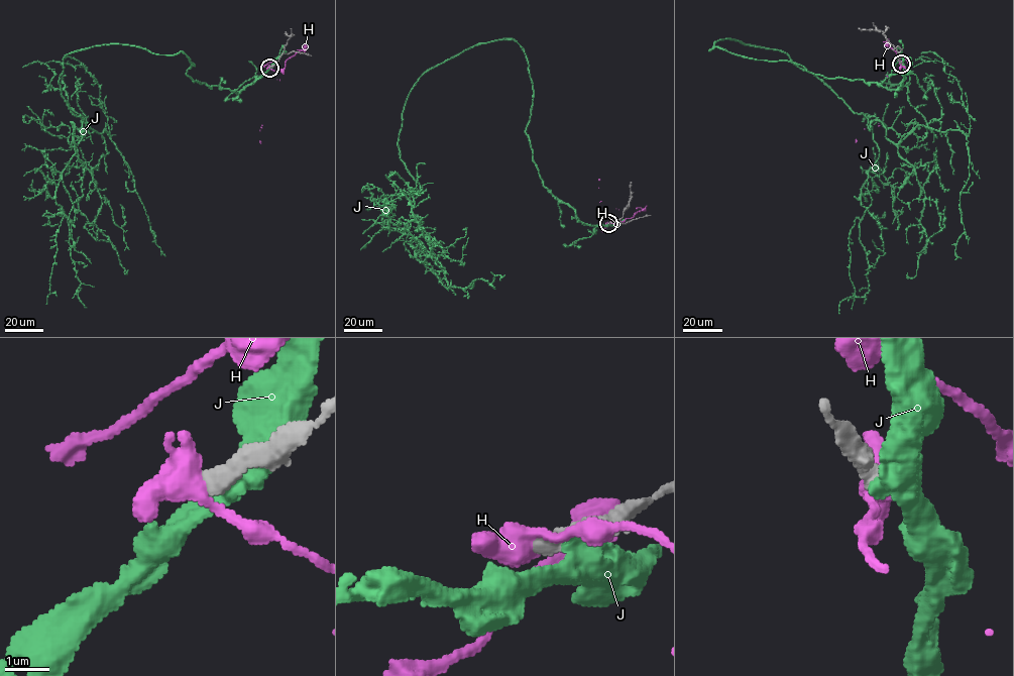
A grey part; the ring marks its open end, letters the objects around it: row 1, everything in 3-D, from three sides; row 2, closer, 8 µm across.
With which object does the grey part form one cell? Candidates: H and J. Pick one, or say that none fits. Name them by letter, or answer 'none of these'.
none of these

